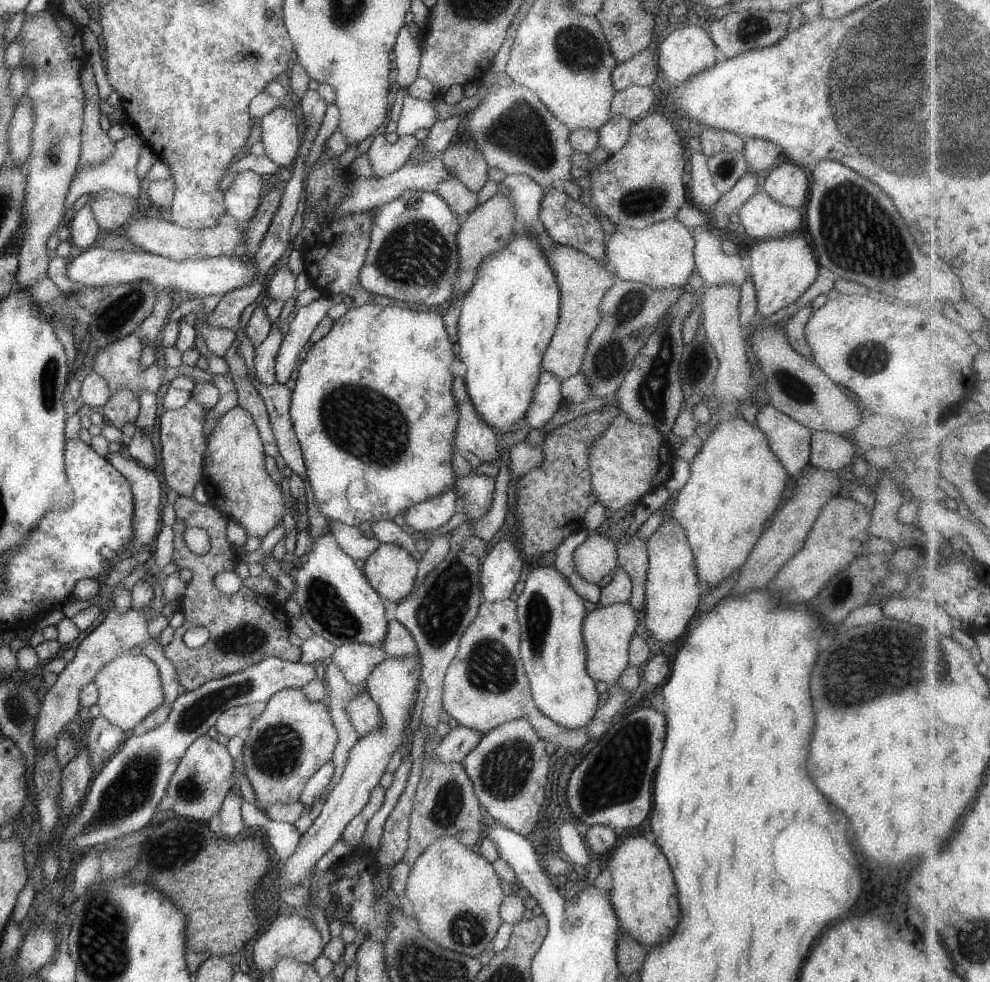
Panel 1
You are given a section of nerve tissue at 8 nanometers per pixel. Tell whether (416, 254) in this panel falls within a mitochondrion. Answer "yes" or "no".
yes

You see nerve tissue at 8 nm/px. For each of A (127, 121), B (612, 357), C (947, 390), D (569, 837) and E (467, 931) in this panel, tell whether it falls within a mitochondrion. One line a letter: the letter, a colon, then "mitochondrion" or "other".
A: other
B: mitochondrion
C: other
D: other
E: mitochondrion

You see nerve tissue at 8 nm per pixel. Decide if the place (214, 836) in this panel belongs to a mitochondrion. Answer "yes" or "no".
no

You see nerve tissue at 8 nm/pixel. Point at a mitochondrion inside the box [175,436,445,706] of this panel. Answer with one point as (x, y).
(325, 606)

